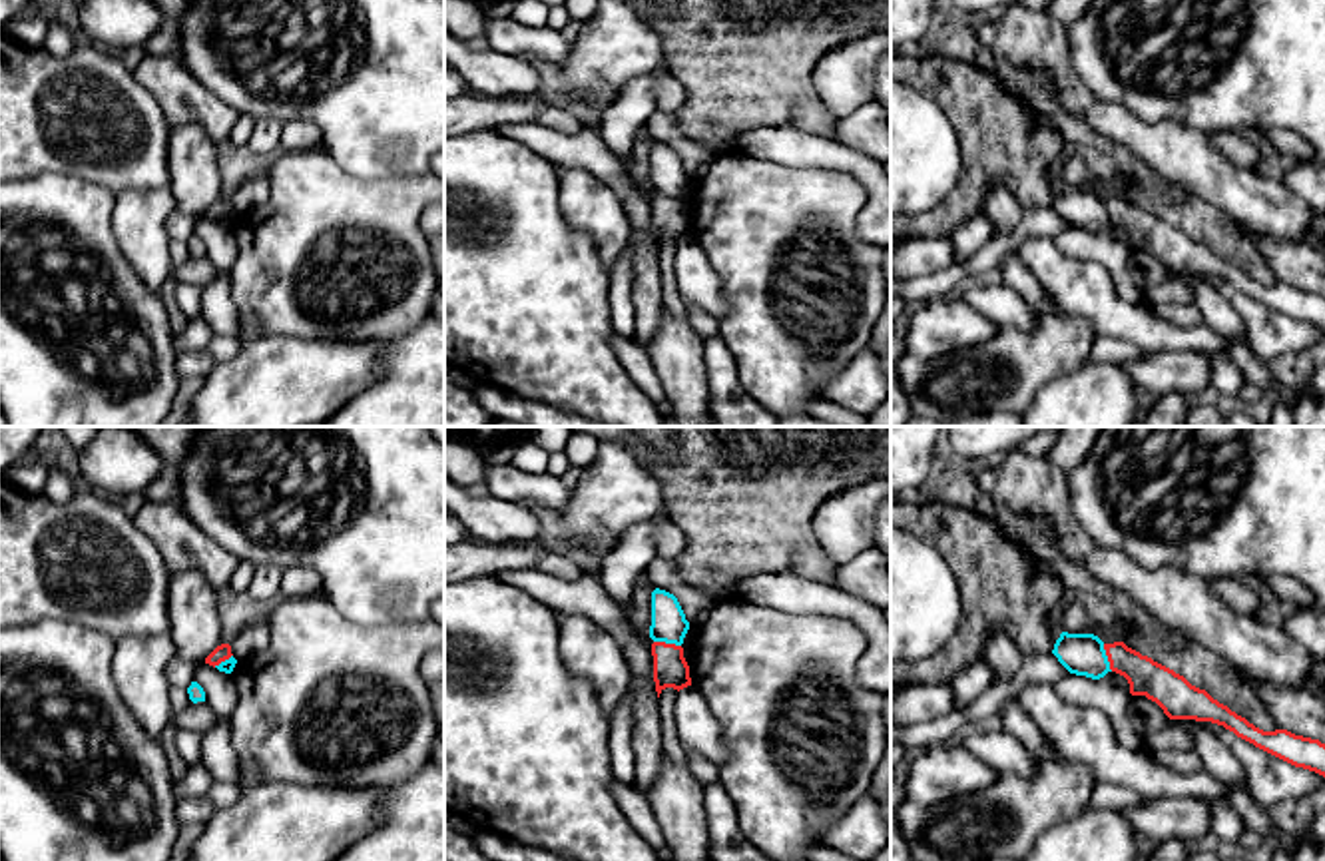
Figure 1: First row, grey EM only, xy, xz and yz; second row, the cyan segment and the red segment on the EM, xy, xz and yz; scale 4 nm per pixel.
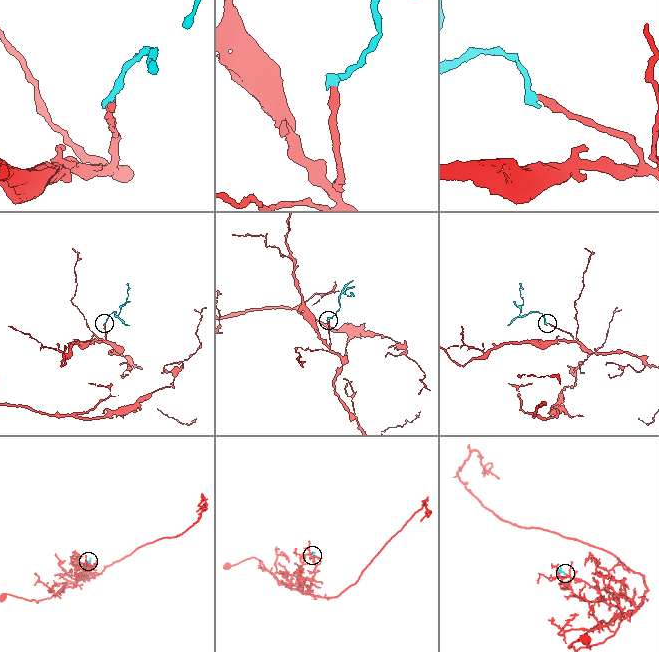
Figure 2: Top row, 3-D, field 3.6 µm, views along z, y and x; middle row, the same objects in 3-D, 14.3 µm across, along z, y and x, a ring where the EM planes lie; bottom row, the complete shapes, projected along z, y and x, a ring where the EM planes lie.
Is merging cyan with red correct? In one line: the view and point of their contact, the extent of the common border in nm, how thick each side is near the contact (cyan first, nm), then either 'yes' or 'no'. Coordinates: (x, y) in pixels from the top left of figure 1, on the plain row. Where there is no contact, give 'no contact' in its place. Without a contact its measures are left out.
contact xz (668, 196); length 110 nm; calibres 140 and 140 nm; no

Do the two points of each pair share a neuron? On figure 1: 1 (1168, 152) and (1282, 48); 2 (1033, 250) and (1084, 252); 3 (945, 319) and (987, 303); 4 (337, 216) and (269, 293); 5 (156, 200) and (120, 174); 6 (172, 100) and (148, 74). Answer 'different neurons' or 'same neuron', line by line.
1: different neurons
2: different neurons
3: different neurons
4: same neuron
5: different neurons
6: same neuron

